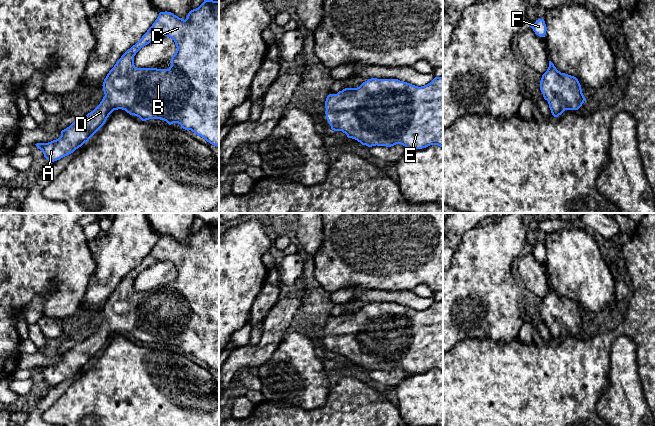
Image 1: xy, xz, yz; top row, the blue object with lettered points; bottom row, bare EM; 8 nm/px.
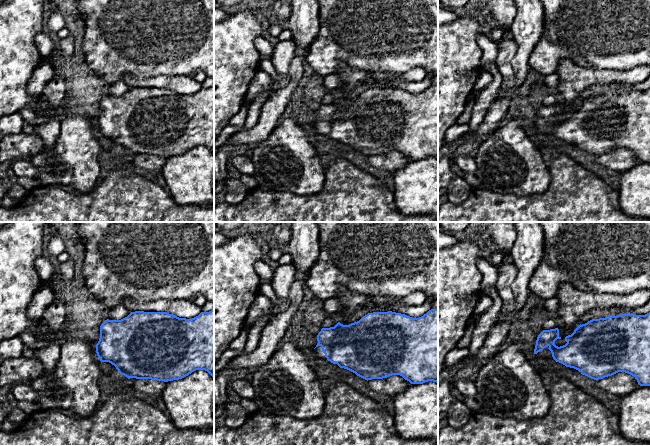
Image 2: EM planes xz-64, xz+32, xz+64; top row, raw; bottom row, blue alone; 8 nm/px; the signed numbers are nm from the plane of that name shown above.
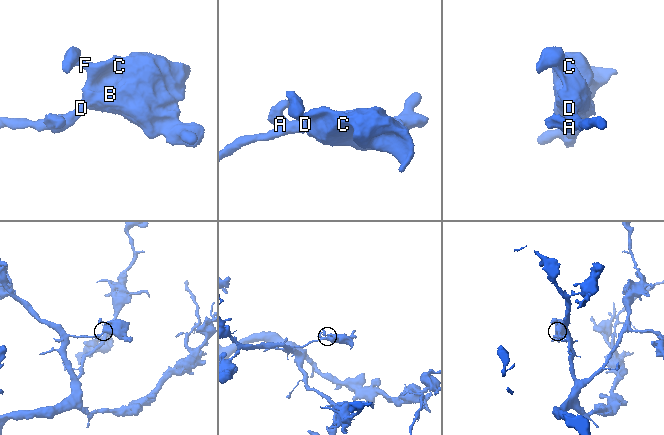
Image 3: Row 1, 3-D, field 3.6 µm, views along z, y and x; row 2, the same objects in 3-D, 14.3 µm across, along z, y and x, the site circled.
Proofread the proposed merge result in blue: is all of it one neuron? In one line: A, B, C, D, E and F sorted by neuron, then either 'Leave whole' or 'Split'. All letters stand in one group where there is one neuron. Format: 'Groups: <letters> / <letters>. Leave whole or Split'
Groups: A B C D E F. Leave whole

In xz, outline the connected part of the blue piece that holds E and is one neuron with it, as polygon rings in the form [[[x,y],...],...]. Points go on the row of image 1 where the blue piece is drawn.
[[[443,76],[435,77],[427,85],[418,87],[398,79],[371,78],[357,88],[345,88],[337,94],[329,94],[325,101],[325,114],[331,129],[342,131],[368,147],[391,147],[401,144],[409,150],[430,145],[443,148]]]

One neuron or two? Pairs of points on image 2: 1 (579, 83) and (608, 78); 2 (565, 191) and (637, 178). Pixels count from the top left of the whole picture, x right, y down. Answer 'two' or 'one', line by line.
1: one
2: two

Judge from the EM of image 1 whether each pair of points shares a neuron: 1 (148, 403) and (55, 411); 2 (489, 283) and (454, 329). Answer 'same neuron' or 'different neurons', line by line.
1: same neuron
2: same neuron

